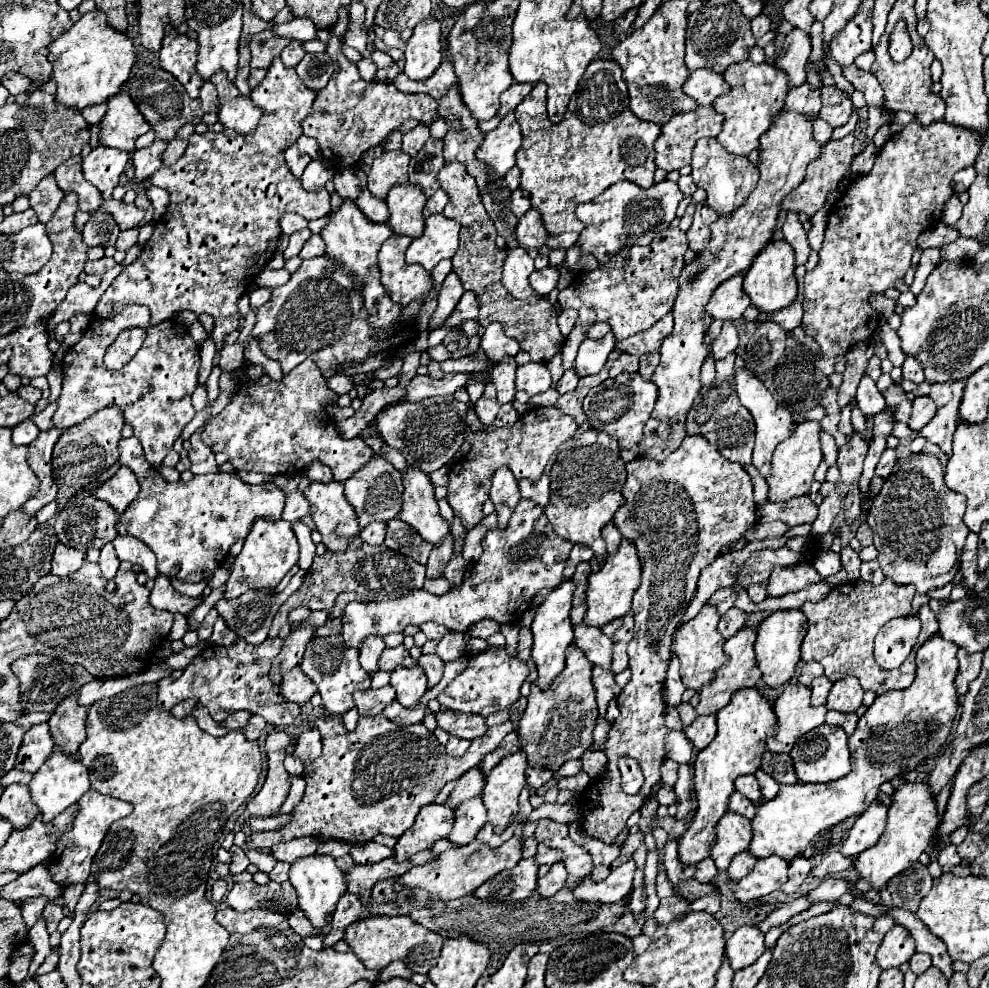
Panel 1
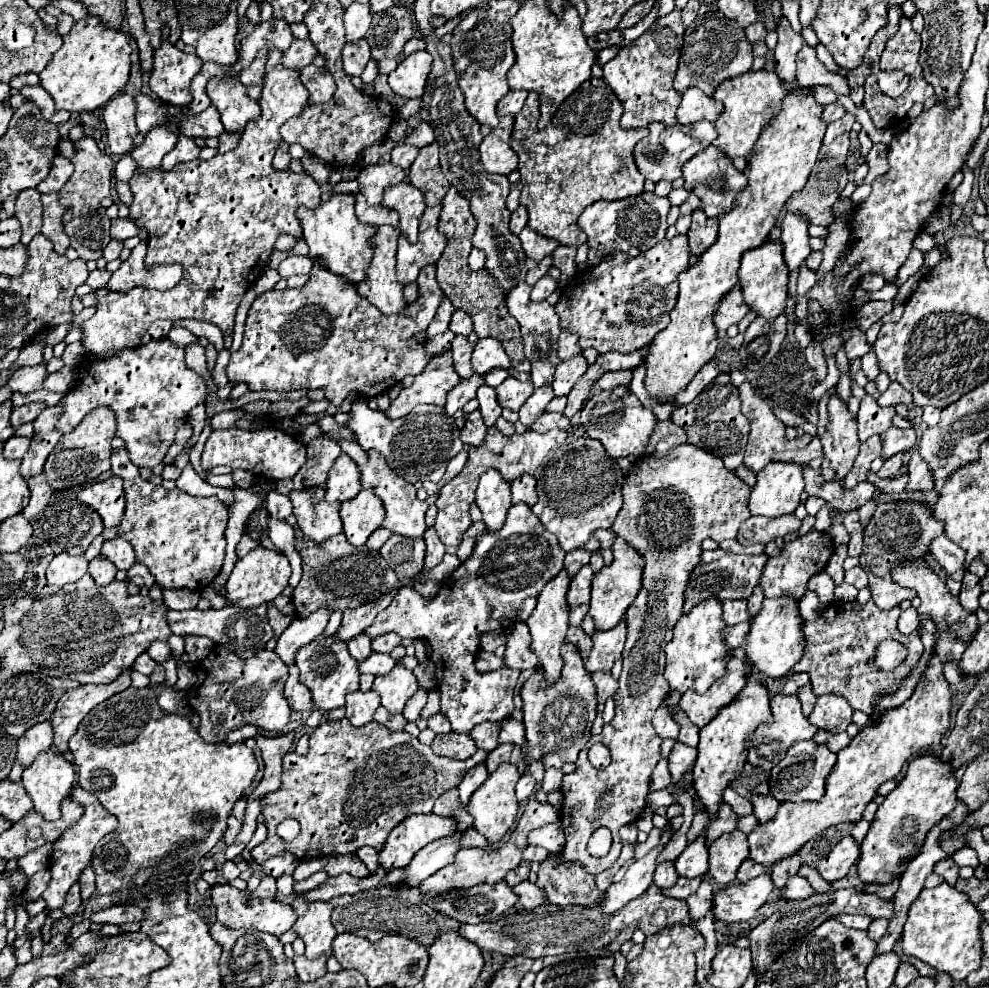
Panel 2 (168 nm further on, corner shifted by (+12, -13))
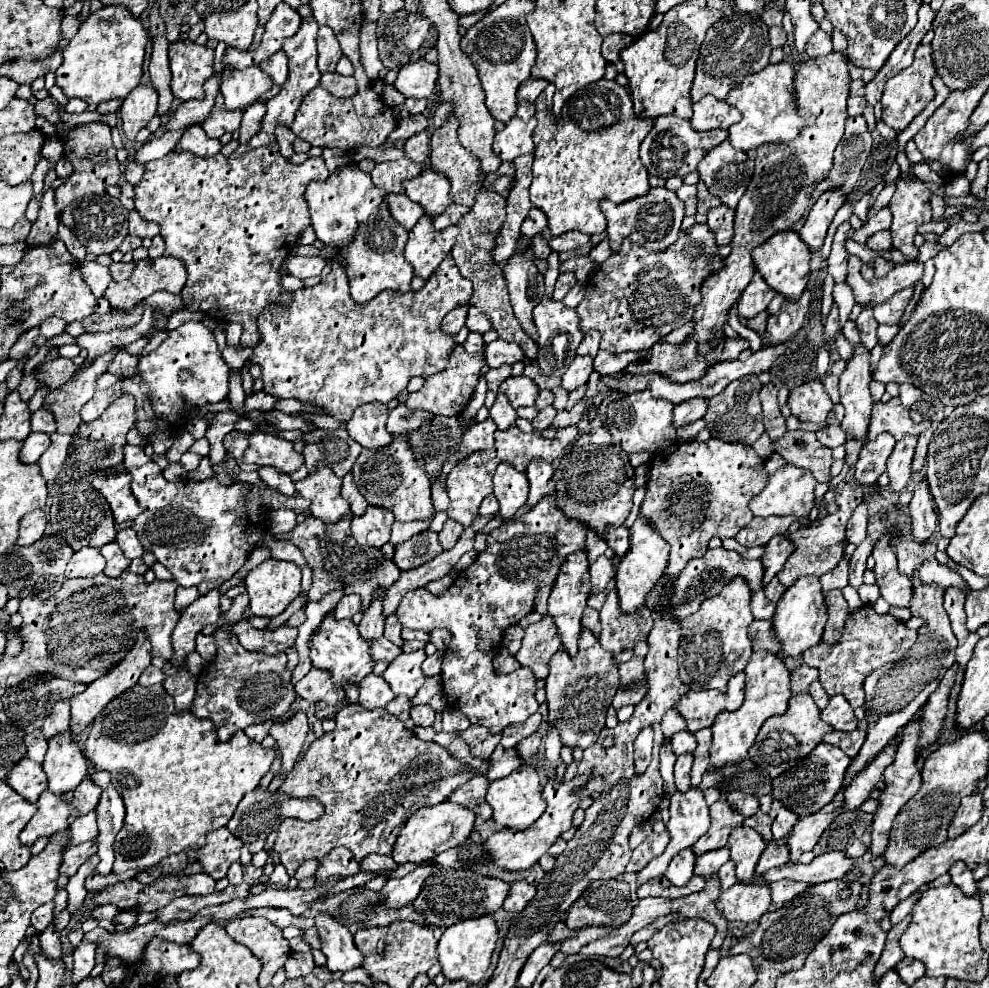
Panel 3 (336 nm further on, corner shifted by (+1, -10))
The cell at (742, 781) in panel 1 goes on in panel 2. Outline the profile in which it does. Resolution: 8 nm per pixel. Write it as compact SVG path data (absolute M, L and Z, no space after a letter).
M730 788L724 790L722 800L724 800L738 816L748 816L748 814L752 814L752 804L750 804L746 798L740 798L740 796L738 796L734 790L730 790Z

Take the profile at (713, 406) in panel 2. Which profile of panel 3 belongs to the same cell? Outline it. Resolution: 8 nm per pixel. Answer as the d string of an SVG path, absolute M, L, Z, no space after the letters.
M747 375L743 379L737 379L737 381L731 381L723 393L715 395L709 399L709 409L703 417L705 421L705 427L711 431L711 437L717 437L721 441L731 441L731 443L743 443L743 445L753 445L761 433L765 431L763 429L763 421L761 417L761 403L759 403L759 393L761 389L761 381L755 377L755 375Z

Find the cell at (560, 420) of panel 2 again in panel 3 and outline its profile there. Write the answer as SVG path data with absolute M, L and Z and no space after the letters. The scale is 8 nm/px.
M549 405L549 407L541 409L541 411L539 411L539 415L537 415L531 423L533 423L533 427L535 427L537 431L541 431L541 429L547 429L547 427L553 423L555 415L557 415L557 409L555 409L553 405Z

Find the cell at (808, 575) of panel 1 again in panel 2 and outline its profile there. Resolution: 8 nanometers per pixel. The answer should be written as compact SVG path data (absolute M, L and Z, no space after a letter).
M814 528L808 534L800 536L798 540L784 544L780 554L770 558L764 566L762 580L760 580L760 586L764 588L764 596L766 598L778 598L782 594L790 594L792 598L800 600L804 596L804 590L806 590L810 576L814 576L814 574L818 574L826 568L826 564L832 556L832 550L834 550L832 536L826 534L826 532L818 532Z

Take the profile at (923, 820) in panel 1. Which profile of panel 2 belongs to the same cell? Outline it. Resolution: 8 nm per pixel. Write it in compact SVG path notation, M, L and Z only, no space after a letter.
M932 754L912 760L902 782L878 806L876 818L860 846L860 880L866 884L890 884L896 874L904 872L910 862L910 854L918 854L930 828L956 808L956 790L958 780L954 778L954 768L948 766L946 760Z

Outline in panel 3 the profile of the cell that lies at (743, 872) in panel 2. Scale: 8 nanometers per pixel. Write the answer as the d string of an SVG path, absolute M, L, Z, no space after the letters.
M767 845L767 849L763 851L759 863L757 863L757 869L755 869L755 875L761 877L765 875L769 869L773 867L781 867L789 861L789 849L787 845Z

